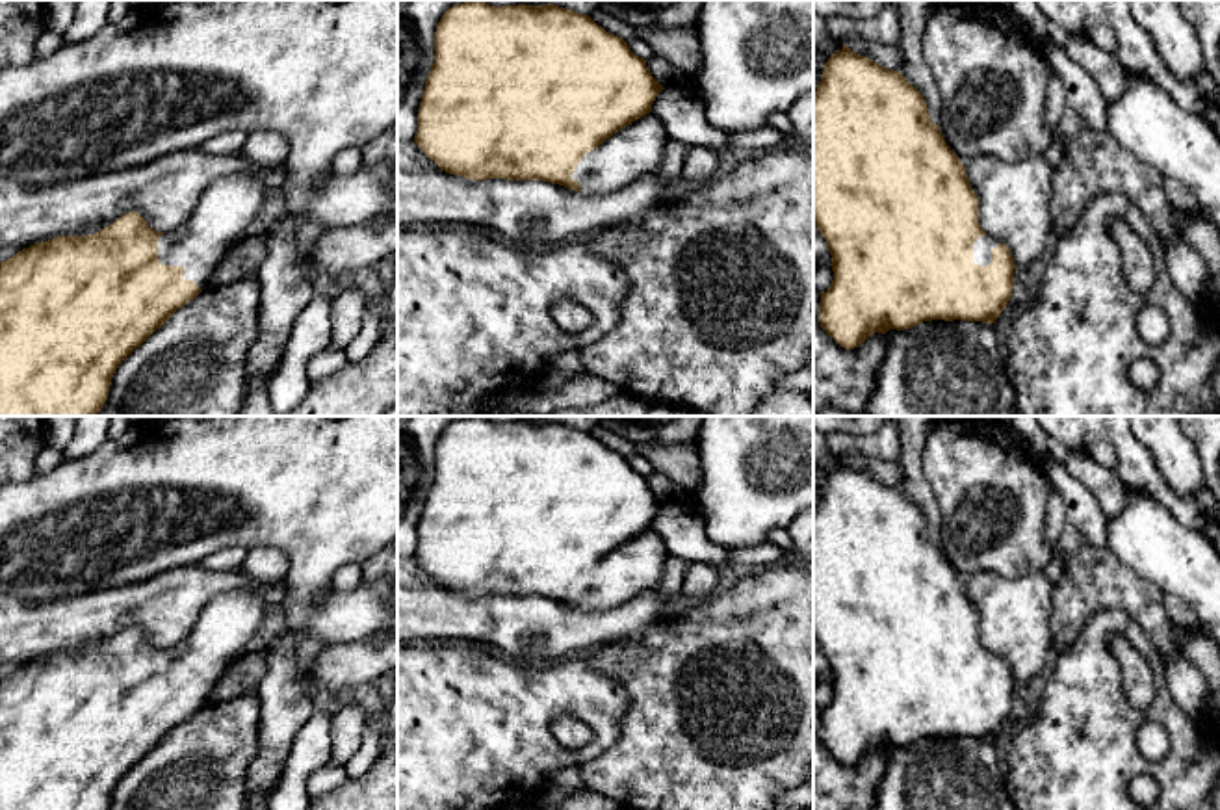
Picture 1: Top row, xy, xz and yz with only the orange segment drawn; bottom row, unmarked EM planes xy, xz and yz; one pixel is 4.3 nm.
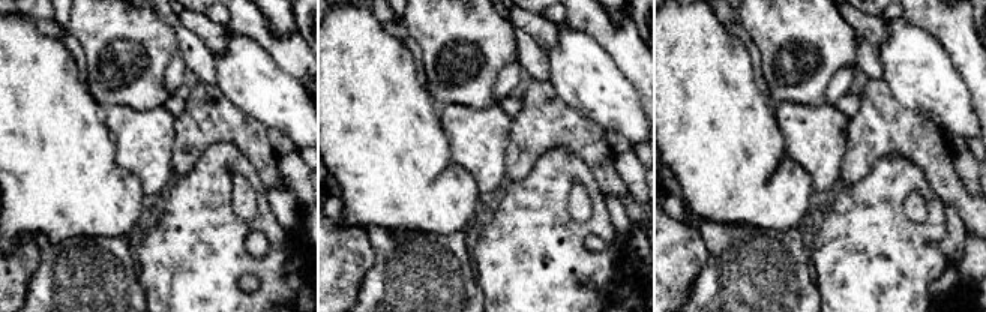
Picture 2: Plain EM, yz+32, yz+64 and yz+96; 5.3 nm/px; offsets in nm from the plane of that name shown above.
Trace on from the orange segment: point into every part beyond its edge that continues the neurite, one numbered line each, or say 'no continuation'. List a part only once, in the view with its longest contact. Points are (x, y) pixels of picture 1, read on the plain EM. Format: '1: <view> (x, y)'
1: xz (637, 565)

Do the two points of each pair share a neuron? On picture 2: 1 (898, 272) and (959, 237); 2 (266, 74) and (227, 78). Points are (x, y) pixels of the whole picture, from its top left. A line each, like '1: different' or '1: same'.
1: different
2: same

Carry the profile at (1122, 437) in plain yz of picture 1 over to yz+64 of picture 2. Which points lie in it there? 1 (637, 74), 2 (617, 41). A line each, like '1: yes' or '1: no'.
1: yes
2: yes

